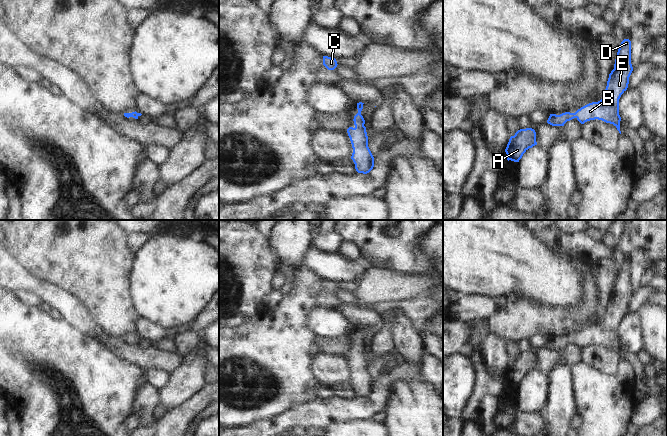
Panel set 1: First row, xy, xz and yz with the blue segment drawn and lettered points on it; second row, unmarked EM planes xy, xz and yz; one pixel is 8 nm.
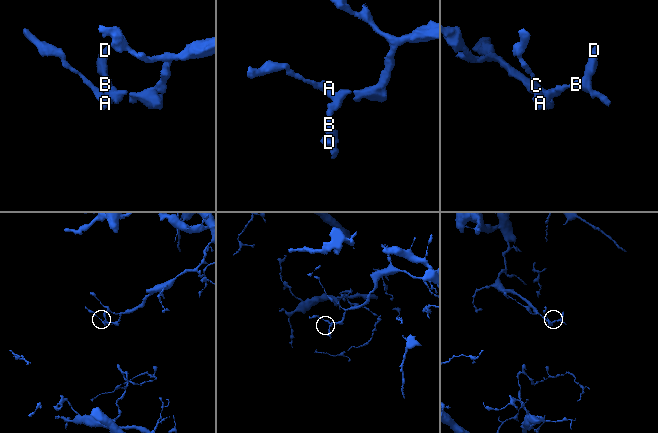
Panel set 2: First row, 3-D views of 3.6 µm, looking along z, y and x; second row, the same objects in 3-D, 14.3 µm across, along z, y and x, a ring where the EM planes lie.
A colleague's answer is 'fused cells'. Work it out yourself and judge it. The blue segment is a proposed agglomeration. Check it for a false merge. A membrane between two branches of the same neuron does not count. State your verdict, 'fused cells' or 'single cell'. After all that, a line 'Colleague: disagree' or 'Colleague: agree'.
single cell
Colleague: disagree

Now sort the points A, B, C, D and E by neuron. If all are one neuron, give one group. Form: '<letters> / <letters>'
A B C D E

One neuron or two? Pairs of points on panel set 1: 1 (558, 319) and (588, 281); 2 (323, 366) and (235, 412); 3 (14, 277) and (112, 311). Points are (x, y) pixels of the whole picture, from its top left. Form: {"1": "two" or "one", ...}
{"1": "one", "2": "two", "3": "two"}

